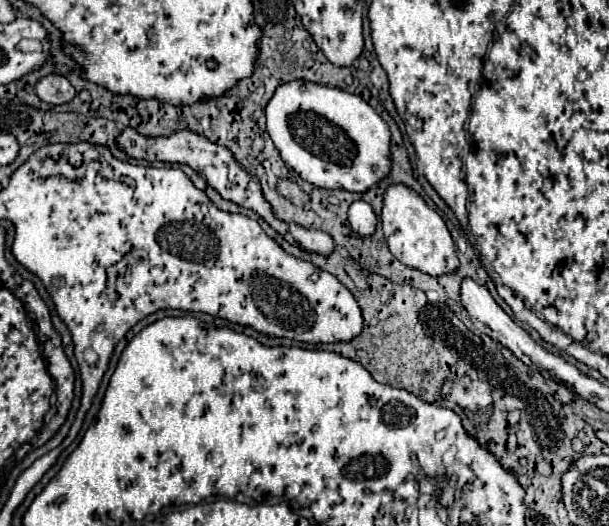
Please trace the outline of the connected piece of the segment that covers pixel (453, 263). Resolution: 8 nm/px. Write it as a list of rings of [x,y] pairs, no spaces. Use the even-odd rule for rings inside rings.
[[[397,183],[397,185],[389,185],[385,189],[381,223],[383,223],[383,235],[387,239],[389,251],[401,263],[405,263],[413,269],[421,269],[429,275],[451,273],[459,267],[459,259],[455,255],[455,243],[451,239],[451,233],[449,233],[445,221],[409,185]]]

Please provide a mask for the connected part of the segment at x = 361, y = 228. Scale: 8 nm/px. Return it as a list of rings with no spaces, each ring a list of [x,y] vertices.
[[[353,201],[349,205],[347,215],[349,215],[349,223],[351,223],[351,227],[353,227],[355,233],[359,233],[363,237],[375,233],[377,217],[375,217],[375,213],[373,213],[373,209],[371,209],[369,203],[365,203],[365,201]]]

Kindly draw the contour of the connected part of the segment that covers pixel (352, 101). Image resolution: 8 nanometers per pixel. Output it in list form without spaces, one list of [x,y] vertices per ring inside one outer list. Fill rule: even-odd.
[[[295,79],[277,87],[265,105],[265,117],[267,133],[283,161],[315,187],[363,193],[389,175],[389,127],[359,95]]]

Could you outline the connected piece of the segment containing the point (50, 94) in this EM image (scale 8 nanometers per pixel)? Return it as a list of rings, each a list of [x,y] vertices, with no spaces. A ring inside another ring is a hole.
[[[47,75],[43,77],[37,85],[35,85],[37,95],[41,97],[41,101],[51,103],[51,105],[59,105],[59,103],[67,103],[75,97],[75,89],[69,83],[67,77],[63,75]]]

